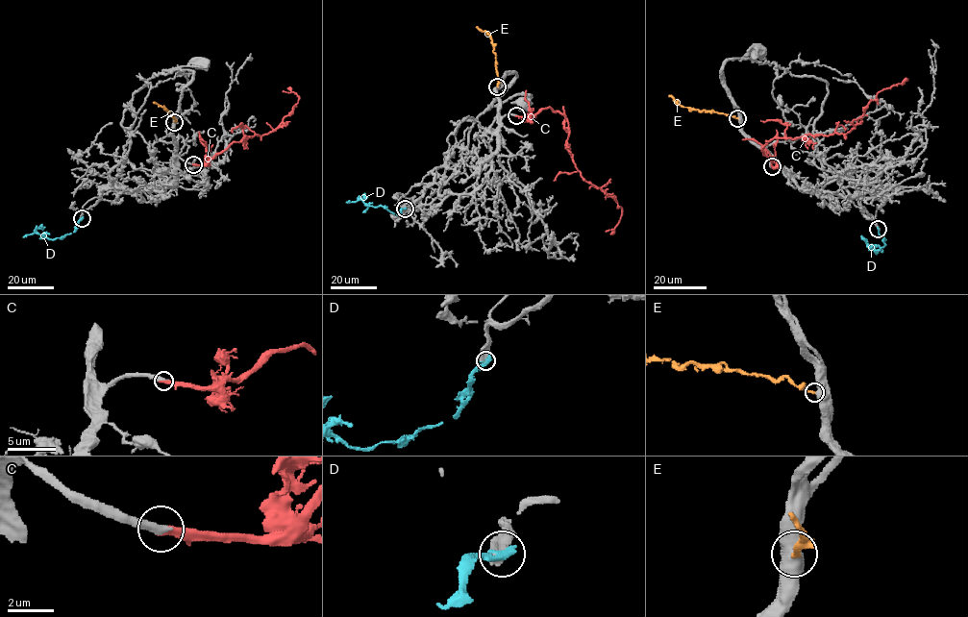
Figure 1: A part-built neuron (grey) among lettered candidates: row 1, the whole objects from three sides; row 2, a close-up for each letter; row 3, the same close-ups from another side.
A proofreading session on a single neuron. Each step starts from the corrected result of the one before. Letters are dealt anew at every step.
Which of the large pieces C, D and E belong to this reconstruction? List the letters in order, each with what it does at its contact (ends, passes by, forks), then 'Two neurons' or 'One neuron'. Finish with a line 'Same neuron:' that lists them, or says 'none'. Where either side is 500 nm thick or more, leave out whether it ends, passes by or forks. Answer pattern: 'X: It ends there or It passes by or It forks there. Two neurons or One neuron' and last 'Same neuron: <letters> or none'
C: It ends there. One neuron
D: Two neurons
E: Two neurons
Same neuron: C

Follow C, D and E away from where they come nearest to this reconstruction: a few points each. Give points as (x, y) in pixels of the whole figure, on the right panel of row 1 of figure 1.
C: (771, 166), (762, 150), (766, 141), (846, 134), (878, 92), (905, 83)
D: (878, 229), (884, 246), (876, 253), (867, 246), (871, 251)
E: (737, 118), (683, 107), (669, 95)

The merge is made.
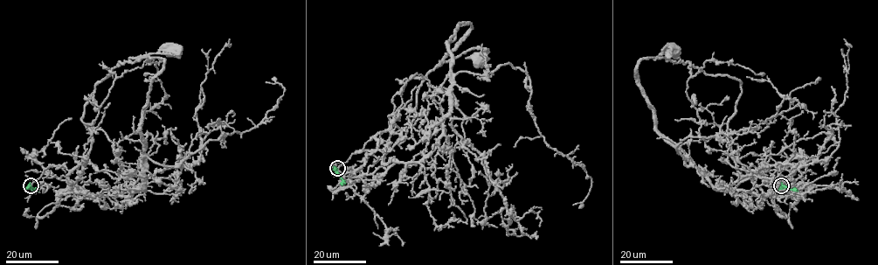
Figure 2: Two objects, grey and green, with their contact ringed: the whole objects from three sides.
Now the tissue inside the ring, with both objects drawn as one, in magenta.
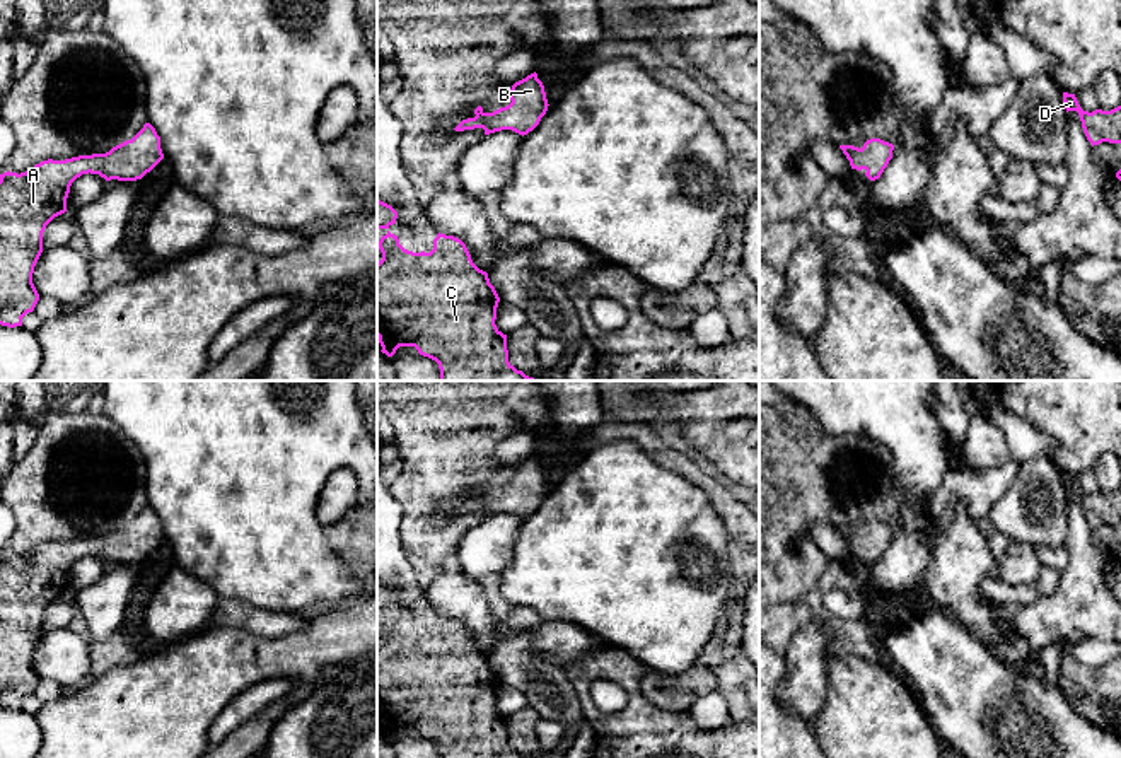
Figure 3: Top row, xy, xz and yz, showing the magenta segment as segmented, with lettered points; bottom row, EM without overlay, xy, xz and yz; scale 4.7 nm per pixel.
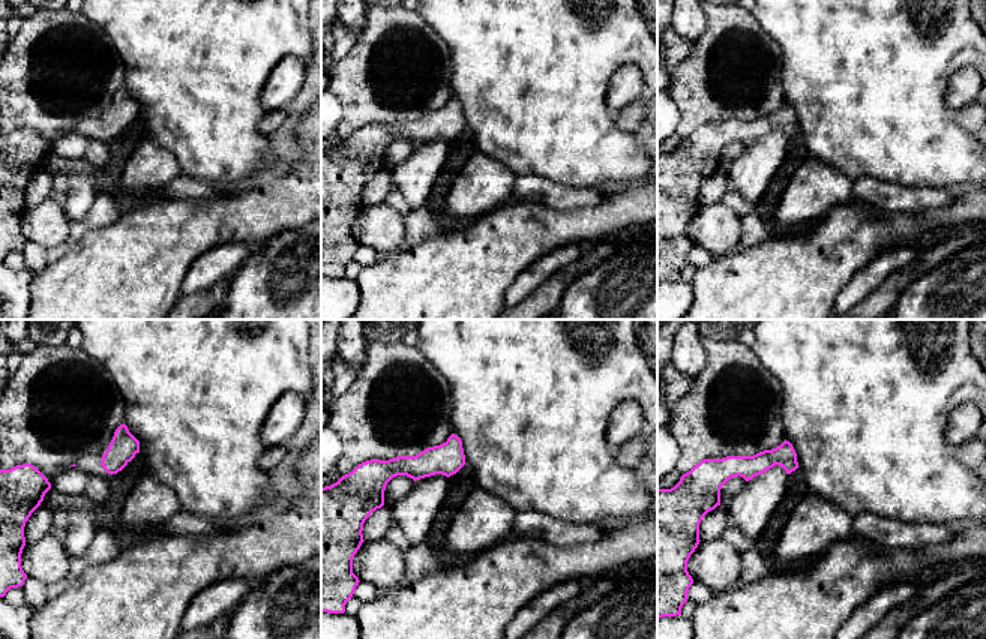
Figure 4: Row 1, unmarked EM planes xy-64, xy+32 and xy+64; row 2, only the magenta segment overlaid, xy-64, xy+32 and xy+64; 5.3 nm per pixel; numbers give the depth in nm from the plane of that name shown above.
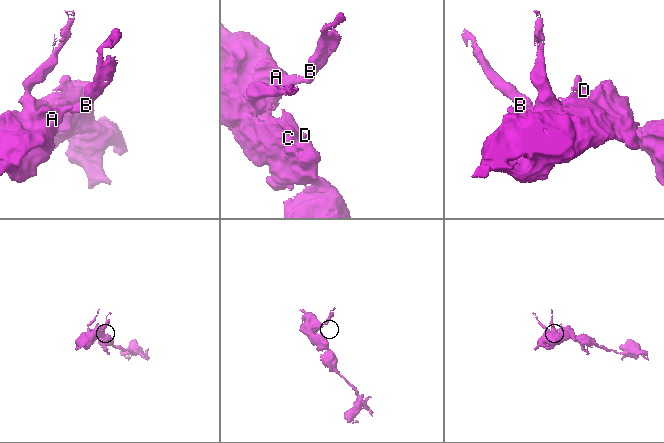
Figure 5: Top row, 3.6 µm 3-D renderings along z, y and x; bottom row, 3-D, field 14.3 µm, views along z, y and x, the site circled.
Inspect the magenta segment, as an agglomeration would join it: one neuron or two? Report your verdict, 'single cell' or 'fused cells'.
single cell

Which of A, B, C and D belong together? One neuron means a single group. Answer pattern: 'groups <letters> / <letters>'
groups A B C D

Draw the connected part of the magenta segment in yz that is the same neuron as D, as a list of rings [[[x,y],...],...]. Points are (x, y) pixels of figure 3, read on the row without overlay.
[[[1063,475],[1063,485],[1066,495],[1078,495],[1083,516],[1092,529],[1102,524],[1121,526],[1121,488],[1111,493],[1095,492],[1089,495],[1080,490],[1075,476],[1068,475]]]

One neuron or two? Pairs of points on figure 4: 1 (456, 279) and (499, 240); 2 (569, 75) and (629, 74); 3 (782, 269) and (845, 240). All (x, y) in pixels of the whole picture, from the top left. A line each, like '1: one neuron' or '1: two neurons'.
1: one neuron
2: two neurons
3: one neuron

